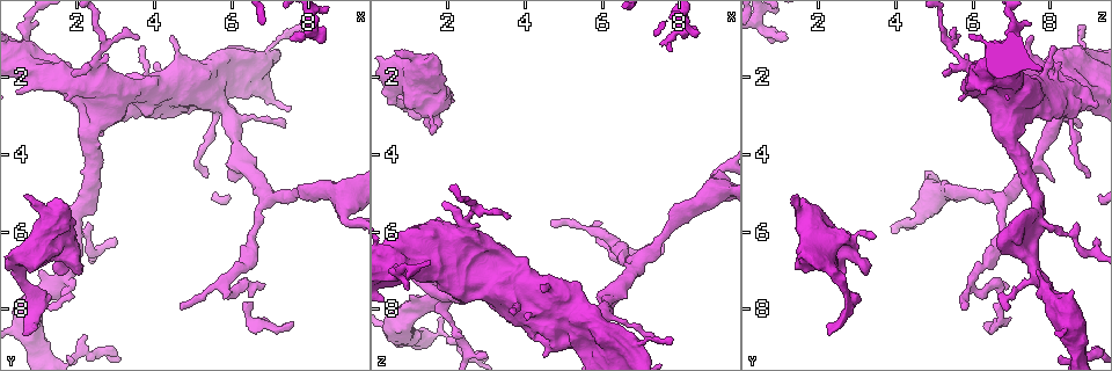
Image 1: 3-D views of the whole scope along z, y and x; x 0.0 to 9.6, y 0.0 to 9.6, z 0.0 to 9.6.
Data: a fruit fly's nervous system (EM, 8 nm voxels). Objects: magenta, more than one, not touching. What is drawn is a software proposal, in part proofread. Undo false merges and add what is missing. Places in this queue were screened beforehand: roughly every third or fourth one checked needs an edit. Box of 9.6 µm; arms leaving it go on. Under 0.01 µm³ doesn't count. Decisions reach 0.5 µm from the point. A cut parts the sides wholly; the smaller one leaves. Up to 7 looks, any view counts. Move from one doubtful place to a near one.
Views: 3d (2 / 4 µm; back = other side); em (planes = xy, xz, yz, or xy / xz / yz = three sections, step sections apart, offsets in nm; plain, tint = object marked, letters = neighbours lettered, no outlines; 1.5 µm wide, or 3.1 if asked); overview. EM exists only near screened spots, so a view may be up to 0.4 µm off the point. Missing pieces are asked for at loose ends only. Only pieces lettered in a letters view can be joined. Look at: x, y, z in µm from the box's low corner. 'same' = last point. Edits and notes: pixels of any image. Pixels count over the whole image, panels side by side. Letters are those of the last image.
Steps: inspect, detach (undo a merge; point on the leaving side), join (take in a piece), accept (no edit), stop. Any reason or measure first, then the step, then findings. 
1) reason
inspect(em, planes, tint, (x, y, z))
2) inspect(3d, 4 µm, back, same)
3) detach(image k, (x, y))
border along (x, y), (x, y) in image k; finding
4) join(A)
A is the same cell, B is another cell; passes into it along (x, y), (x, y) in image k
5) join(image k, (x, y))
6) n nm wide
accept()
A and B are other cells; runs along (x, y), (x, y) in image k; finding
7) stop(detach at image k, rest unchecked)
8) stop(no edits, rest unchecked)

calibre changes
inspect(3d, 4 µm, (0.70, 0.80, 7.10))

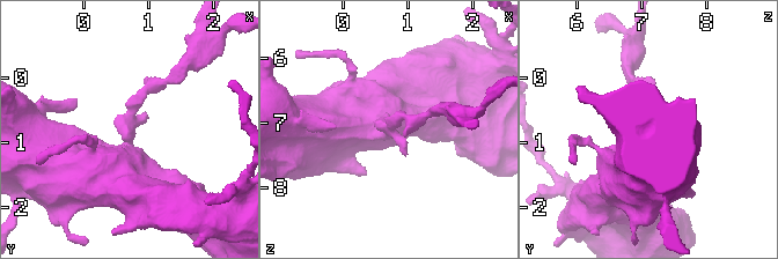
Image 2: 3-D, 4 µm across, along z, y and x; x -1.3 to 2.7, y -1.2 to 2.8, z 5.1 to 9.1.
shape alone is not enough
inspect(em, yz, step 4, tint, (0.60, 0.75, 7.00))

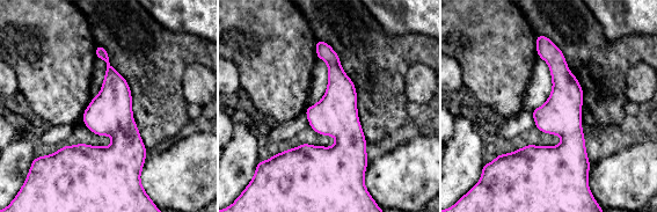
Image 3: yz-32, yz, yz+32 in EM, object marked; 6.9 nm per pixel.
cut it another way
inspect(em, planes, letters, same)

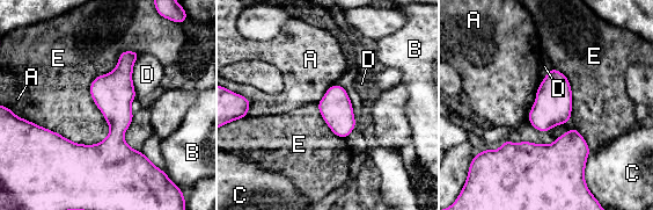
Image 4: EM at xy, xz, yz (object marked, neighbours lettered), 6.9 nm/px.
accept()
A, B, C, D and E are other cells; runs along (134, 55), (98, 166) in image 4; all the same cell

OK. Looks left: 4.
thick end
inspect(em, xy, step 8, tint, (0.65, 5.10, 1.35))

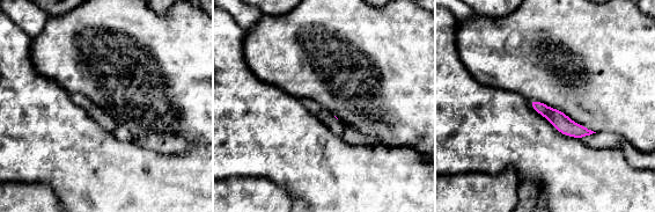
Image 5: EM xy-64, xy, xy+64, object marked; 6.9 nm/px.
inspect(em, planes, letters, same)

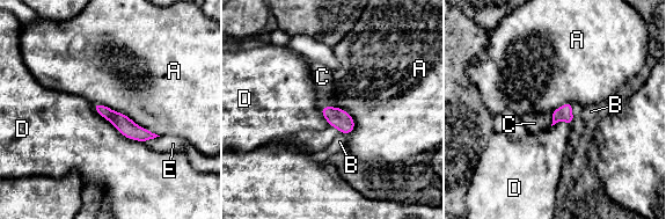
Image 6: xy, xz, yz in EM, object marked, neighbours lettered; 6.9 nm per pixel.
A touches over 500 nm
join(C)
C is the same cell, A, B, D and E are other cells; it goes on there

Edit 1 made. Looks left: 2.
tapers out
inspect(3d, 4 µm, (3.70, 1.20, 8.10))

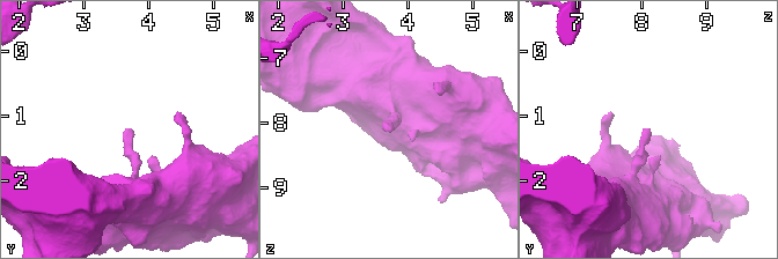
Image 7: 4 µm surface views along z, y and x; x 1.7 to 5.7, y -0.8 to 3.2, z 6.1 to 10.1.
inspect(em, yz, step 8, letters, (3.75, 1.15, 8.10))

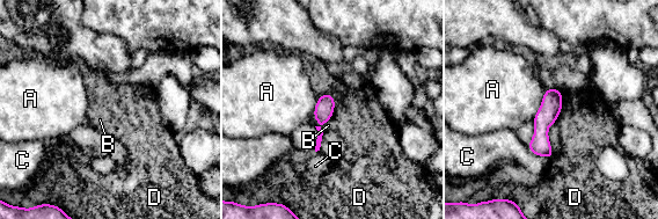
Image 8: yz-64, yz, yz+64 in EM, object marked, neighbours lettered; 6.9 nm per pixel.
accept()
A, B, C and D are other cells; border along (547, 89), (541, 106), (532, 119) in image 8; none of them fits

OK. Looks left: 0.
stop(join at image 6, rest unchecked)

